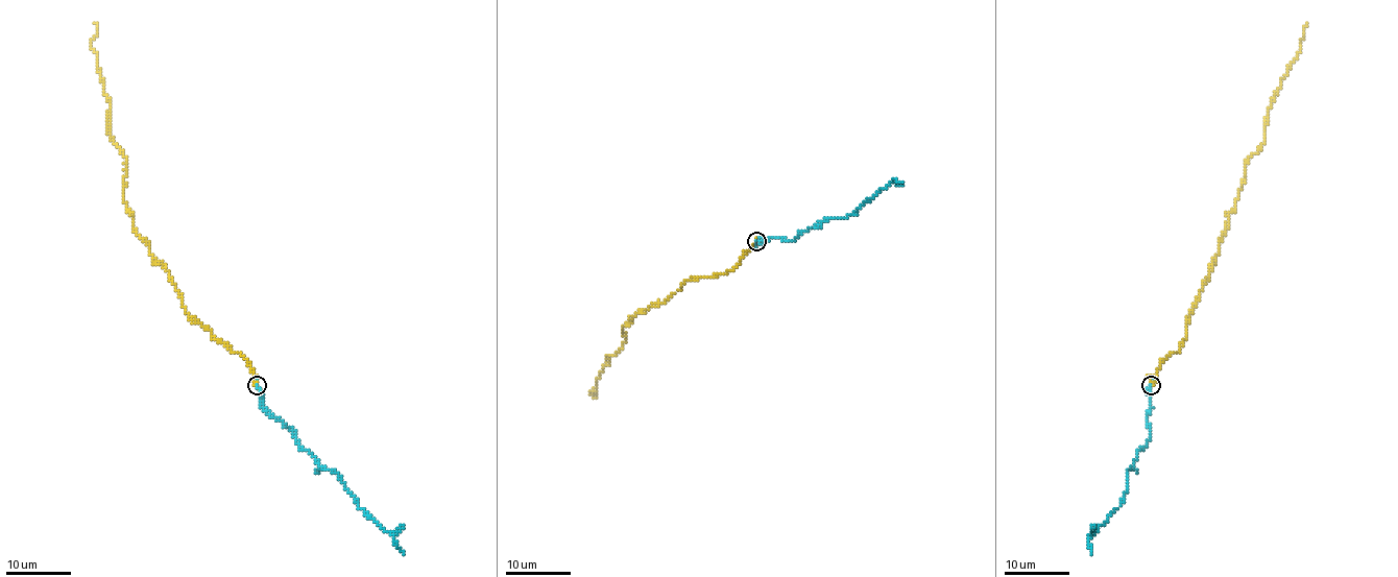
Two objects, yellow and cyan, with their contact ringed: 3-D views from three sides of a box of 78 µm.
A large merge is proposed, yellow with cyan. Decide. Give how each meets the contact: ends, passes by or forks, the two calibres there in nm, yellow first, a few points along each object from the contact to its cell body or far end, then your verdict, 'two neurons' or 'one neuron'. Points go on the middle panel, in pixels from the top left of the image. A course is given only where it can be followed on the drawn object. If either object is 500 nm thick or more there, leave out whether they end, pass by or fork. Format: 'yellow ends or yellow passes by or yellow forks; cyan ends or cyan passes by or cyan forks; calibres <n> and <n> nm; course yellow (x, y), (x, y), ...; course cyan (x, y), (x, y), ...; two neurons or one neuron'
yellow passes by; cyan ends; calibres 240 and 110 nm; course yellow (756, 242), (724, 272), (695, 275), (667, 301), (640, 310), (623, 328), (625, 341), (606, 356), (594, 399); course cyan (756, 242), (785, 238), (794, 242), (802, 232), (820, 222), (845, 219), (894, 179), (904, 182); one neuron

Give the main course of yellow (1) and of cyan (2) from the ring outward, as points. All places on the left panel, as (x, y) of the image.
1: (258, 386), (240, 353), (188, 314), (136, 233), (125, 158), (107, 133), (94, 22)
2: (258, 384), (261, 404), (285, 425), (304, 449), (334, 471), (357, 505), (393, 535), (404, 555)

